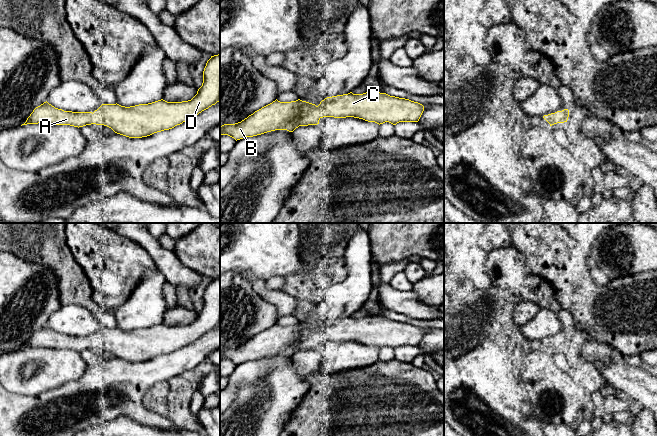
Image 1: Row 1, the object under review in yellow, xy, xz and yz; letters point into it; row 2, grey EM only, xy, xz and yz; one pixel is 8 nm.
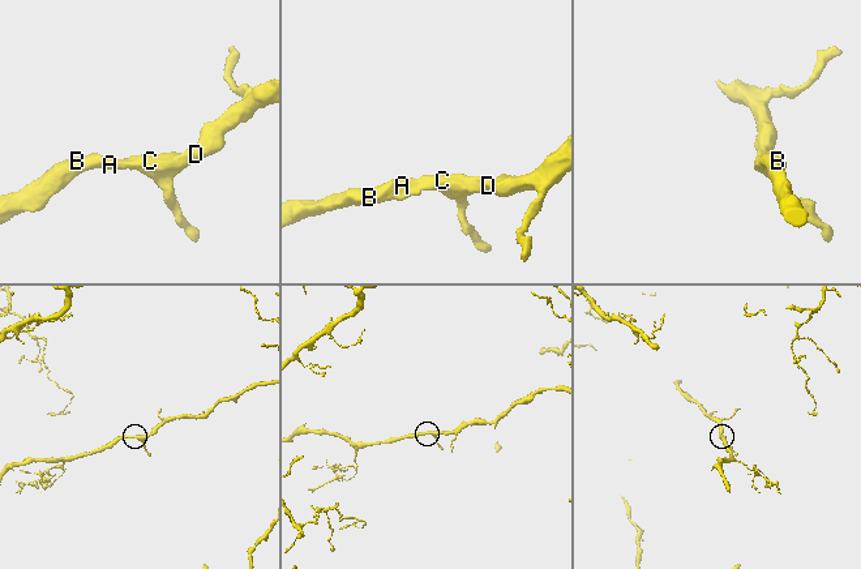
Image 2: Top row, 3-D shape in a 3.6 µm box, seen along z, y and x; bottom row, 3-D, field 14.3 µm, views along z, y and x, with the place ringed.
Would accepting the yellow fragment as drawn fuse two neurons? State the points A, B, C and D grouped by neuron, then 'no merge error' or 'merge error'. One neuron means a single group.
A B C D | no merge error

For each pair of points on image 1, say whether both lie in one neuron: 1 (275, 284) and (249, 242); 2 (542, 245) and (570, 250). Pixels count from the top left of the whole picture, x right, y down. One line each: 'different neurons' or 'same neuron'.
1: different neurons
2: same neuron

